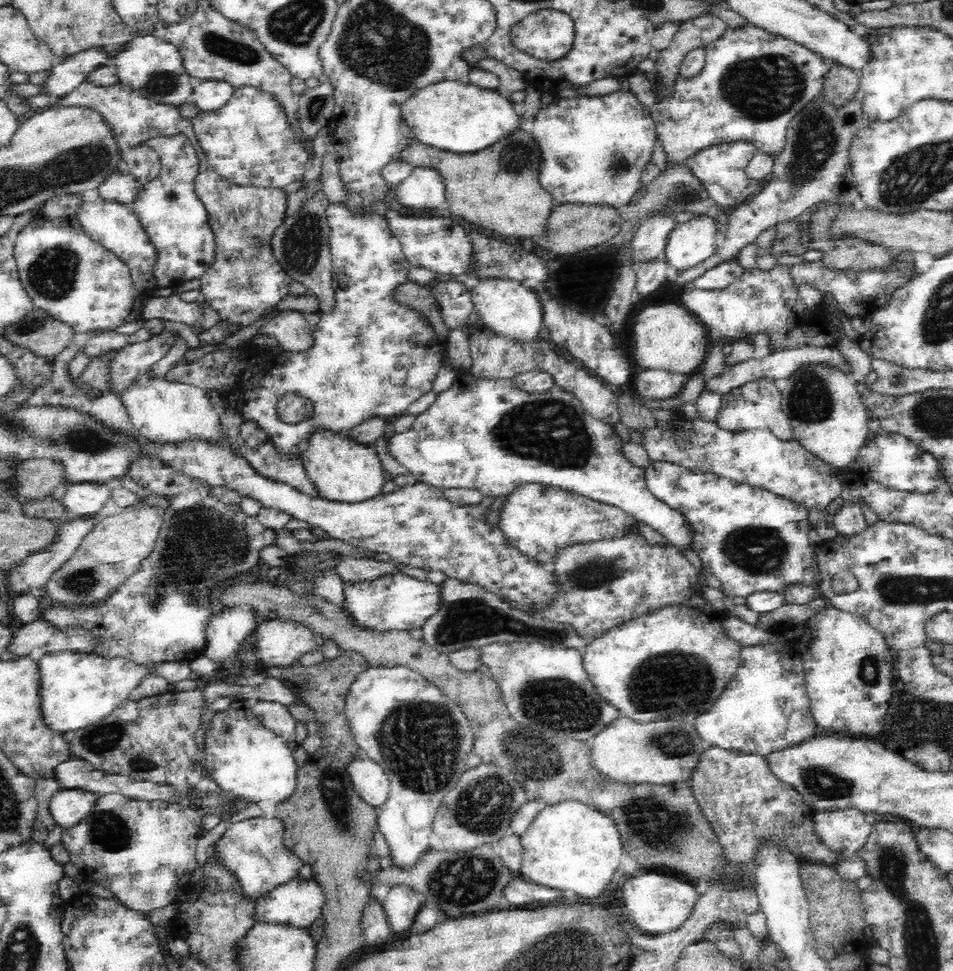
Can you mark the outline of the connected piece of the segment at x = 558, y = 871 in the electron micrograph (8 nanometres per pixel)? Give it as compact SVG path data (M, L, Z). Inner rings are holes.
M564 799L557 803L545 804L537 813L532 824L528 826L528 830L521 834L521 843L523 846L523 859L521 862L520 874L522 878L528 882L540 884L542 886L550 886L557 889L562 889L566 892L566 899L568 899L568 892L580 892L582 896L596 896L598 892L602 892L604 888L610 888L610 882L613 882L613 876L616 868L620 865L620 856L624 854L624 845L622 842L622 834L620 834L619 827L615 820L610 818L604 811L596 810L592 805L588 805L580 799Z

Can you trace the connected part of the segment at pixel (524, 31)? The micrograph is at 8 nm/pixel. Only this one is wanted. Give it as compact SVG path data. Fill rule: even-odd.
M540 9L522 16L511 26L508 35L512 44L521 53L528 53L539 59L548 59L553 63L574 46L576 34L574 22L576 19L570 13L558 9Z

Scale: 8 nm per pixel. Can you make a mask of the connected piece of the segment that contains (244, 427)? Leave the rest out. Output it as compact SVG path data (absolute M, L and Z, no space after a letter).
M243 418L240 432L237 435L237 442L239 451L248 457L252 467L256 467L256 470L260 471L262 475L268 475L269 478L274 478L278 482L286 482L310 498L321 497L318 485L308 476L308 467L306 467L305 460L302 460L302 453L296 451L296 449L288 449L287 451L280 449L278 443L272 439L272 435L256 419Z

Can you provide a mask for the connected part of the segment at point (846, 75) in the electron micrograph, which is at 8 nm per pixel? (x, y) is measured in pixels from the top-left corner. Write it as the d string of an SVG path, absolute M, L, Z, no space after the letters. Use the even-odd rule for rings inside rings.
M838 61L830 62L820 94L836 105L844 104L855 93L861 76L862 69L853 69Z

